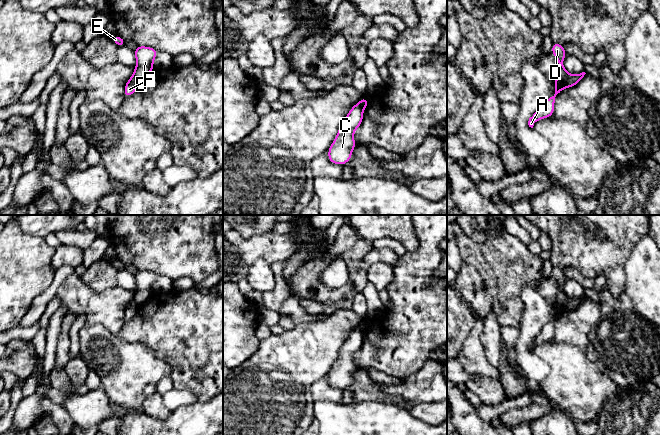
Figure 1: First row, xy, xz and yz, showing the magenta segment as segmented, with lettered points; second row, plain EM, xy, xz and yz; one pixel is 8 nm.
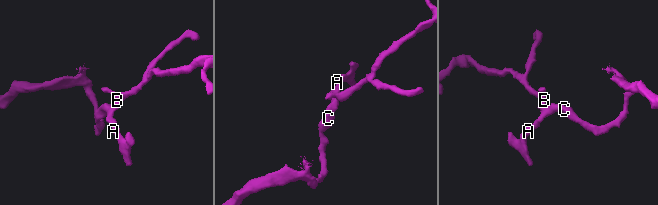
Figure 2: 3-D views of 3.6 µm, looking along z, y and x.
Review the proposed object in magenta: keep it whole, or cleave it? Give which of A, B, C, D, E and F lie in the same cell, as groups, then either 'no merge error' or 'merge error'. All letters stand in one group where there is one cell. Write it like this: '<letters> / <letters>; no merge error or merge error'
A C F / B D E; merge error

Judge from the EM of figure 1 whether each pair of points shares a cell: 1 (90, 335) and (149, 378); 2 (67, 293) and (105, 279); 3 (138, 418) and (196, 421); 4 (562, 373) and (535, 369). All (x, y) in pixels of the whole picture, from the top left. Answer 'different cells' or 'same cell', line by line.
1: same cell
2: different cells
3: same cell
4: different cells

